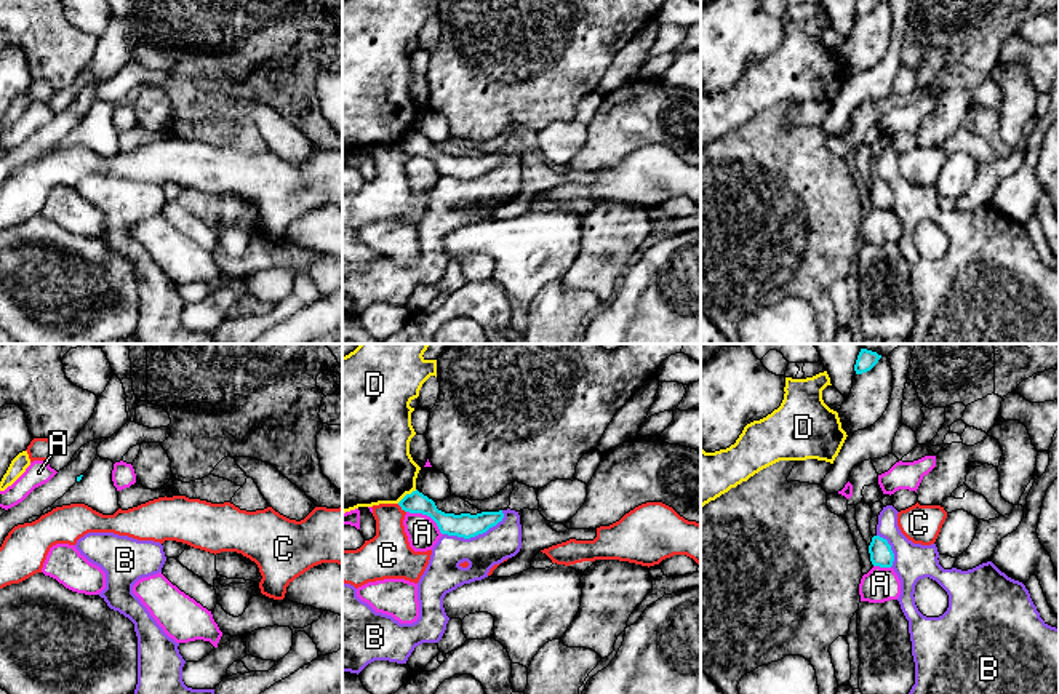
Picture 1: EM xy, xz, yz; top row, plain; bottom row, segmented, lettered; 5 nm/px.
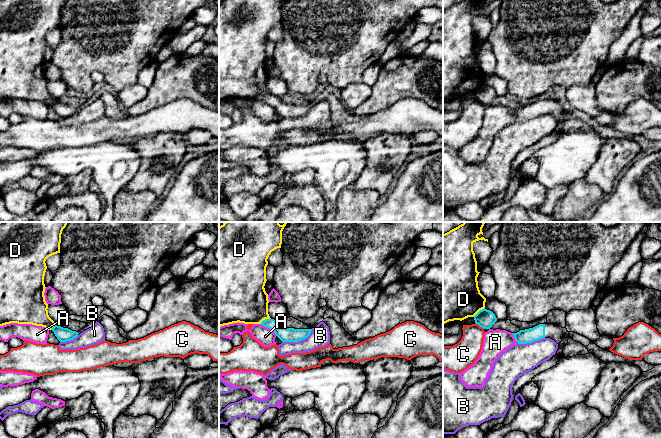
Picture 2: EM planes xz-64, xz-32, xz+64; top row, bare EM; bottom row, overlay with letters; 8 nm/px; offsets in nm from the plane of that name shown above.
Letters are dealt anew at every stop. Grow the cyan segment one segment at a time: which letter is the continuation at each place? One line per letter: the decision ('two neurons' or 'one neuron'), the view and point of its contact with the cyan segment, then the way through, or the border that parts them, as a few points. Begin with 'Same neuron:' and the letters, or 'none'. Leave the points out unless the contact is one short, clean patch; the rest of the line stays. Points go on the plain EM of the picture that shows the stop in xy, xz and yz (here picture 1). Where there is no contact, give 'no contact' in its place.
Same neuron: none
A: two neurons; meets cyan in xz at (427, 157)
B: two neurons; meets cyan in xz at (474, 178); border along xz (504, 155), (495, 167), (474, 178), (458, 179), (443, 176)
C: two neurons; meets cyan in xz at (402, 151)
D: two neurons; meets cyan in xz at (407, 136)

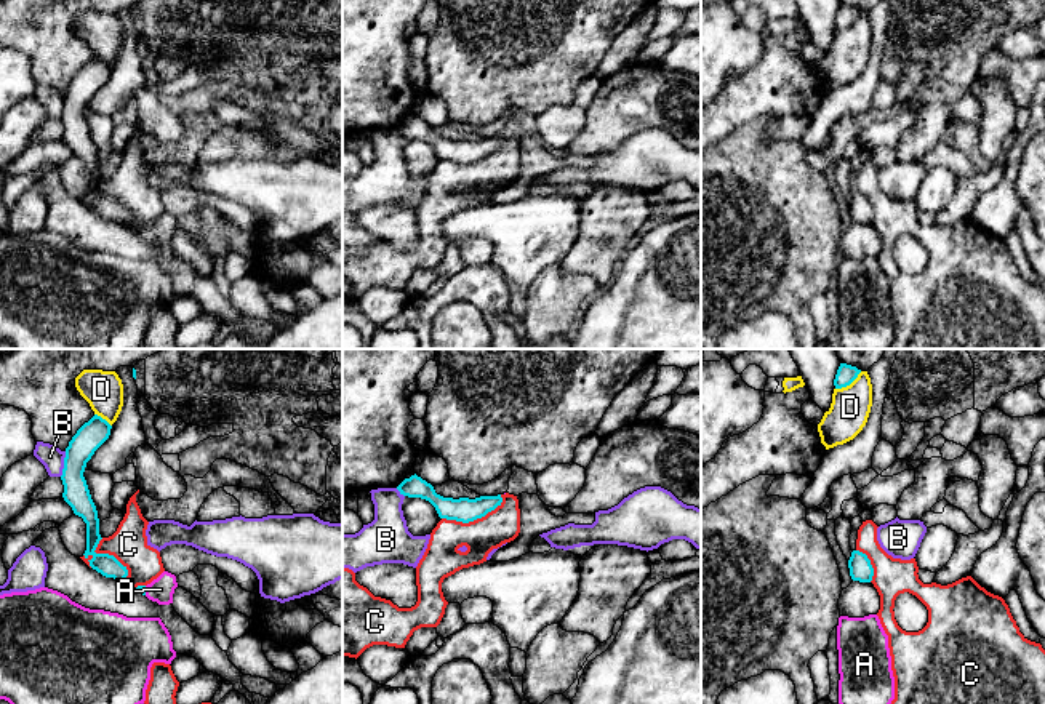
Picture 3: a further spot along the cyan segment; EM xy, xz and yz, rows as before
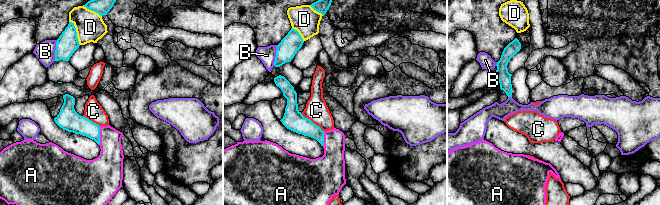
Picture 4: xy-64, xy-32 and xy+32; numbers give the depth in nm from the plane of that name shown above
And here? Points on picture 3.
Same neuron: A
A: one neuron; meets cyan in xy at (144, 232)
B: two neurons; meets cyan in xy at (64, 106)
C: two neurons; meets cyan in xz at (472, 162); border along xz (503, 140), (493, 151), (472, 162), (456, 164), (442, 160)
D: two neurons; meets cyan in yz at (848, 26); border along yz (861, 13), (848, 26), (836, 31)

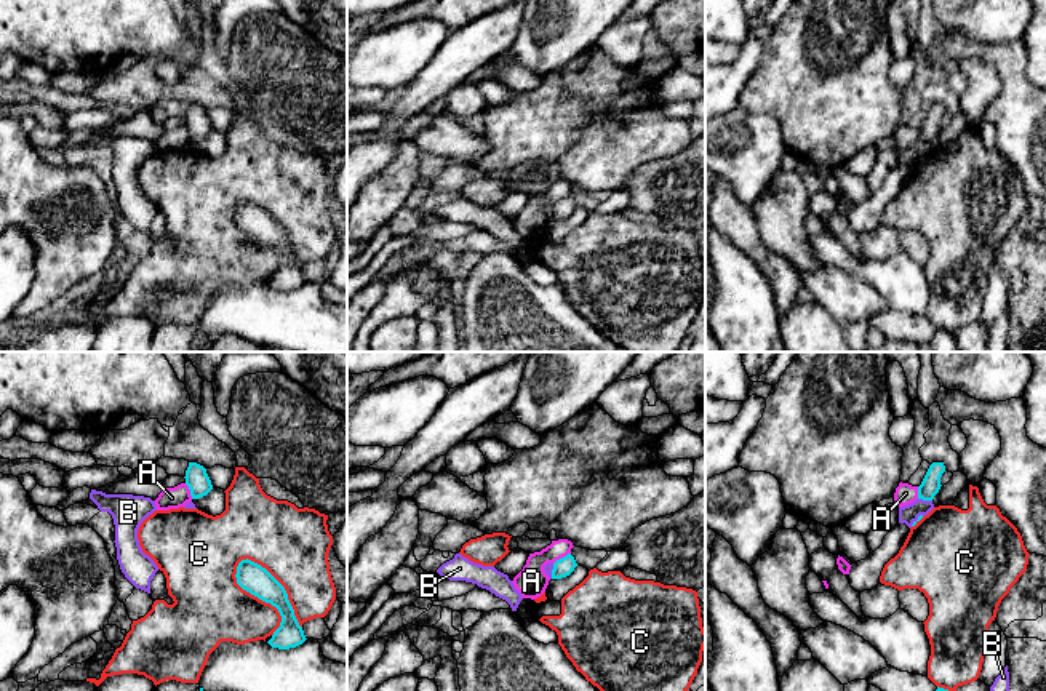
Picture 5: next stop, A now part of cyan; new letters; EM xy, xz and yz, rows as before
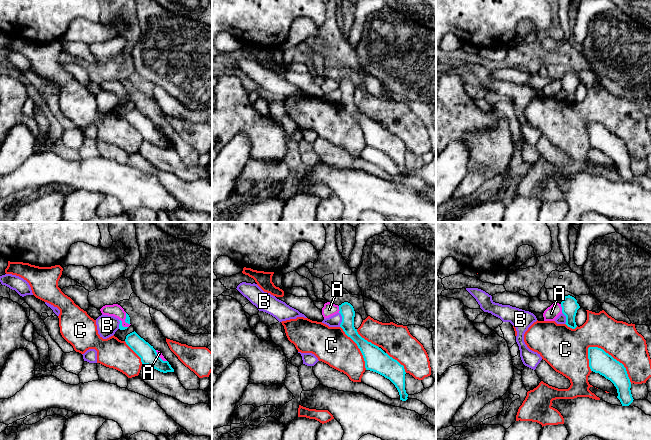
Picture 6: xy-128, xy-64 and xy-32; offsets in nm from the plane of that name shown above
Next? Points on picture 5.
Same neuron: none
A: two neurons; meets cyan in xz at (563, 199)
B: two neurons; meets cyan in yz at (925, 141)
C: two neurons; meets cyan in xy at (283, 229)

